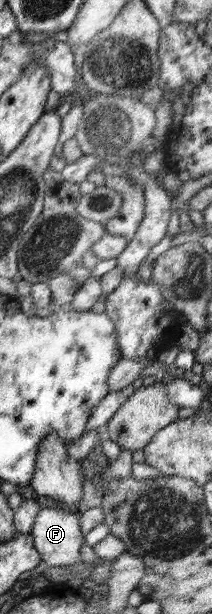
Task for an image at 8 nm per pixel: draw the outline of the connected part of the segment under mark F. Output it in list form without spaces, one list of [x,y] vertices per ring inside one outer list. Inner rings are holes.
[[[39,508],[31,535],[36,550],[49,566],[71,566],[81,560],[84,538],[78,516],[65,509]]]

